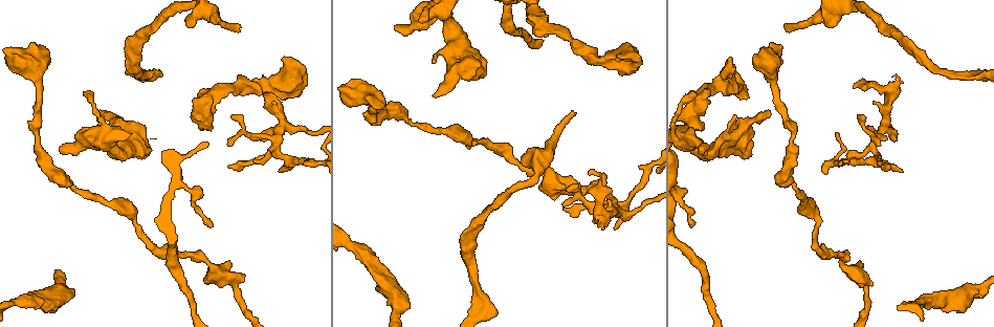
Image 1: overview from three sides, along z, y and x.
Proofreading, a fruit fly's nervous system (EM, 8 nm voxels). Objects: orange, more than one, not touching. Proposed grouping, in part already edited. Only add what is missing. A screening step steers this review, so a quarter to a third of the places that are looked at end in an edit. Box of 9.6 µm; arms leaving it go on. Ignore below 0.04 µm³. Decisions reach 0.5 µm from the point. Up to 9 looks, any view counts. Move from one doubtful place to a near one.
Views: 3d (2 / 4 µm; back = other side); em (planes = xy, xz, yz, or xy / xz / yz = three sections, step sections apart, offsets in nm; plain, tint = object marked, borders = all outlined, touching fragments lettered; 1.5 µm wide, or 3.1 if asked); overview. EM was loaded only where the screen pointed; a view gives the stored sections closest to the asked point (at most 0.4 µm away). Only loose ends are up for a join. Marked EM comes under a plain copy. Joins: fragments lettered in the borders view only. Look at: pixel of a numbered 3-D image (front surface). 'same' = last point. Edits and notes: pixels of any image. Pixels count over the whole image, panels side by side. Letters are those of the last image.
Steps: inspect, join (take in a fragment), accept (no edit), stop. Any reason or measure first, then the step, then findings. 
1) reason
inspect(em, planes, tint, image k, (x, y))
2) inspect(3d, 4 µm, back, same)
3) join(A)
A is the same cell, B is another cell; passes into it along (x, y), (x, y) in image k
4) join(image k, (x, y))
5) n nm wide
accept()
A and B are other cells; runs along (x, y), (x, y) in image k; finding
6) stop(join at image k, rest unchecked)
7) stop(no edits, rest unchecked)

free end
inspect(em, xy, step 4, tint, image 1, (209, 226))

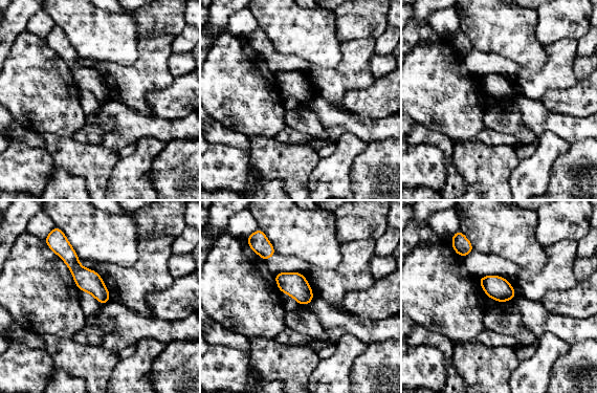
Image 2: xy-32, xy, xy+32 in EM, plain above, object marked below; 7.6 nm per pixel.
another direction
inspect(em, planes, borders, same)

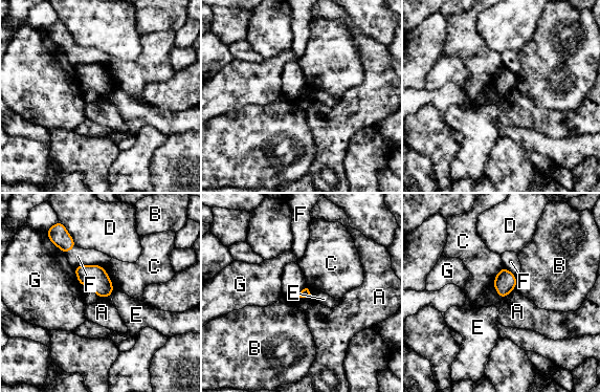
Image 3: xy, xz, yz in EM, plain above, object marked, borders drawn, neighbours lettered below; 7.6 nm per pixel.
accept()
A, B, C, D, E, F and G are other cells; border along (310, 296), (298, 298) in image 3; none of them fits

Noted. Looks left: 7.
branch stops here
inspect(3d, 4 µm, image 1, (436, 62))

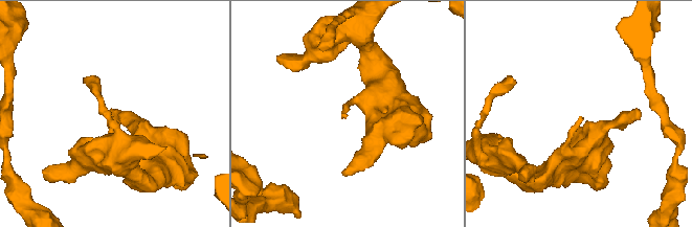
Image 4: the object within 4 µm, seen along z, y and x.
now the EM
inspect(em, planes, borders, image 4, (345, 118))

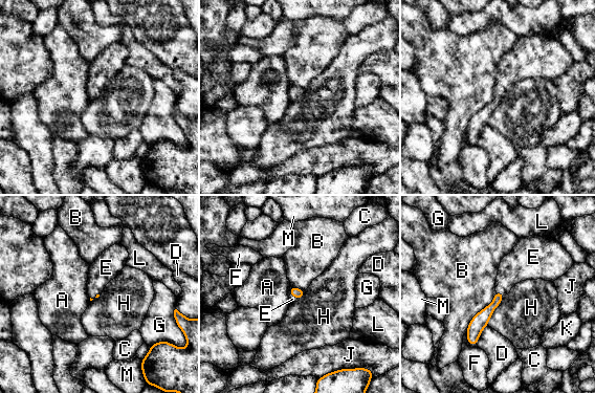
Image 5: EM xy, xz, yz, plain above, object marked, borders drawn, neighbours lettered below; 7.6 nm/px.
join(E)
E is the same cell, A, B, C, D, F, G, H, J, K, L and M are other cells; it goes on there

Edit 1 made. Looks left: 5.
thick end
inspect(em, planes, tint, image 1, (382, 109))

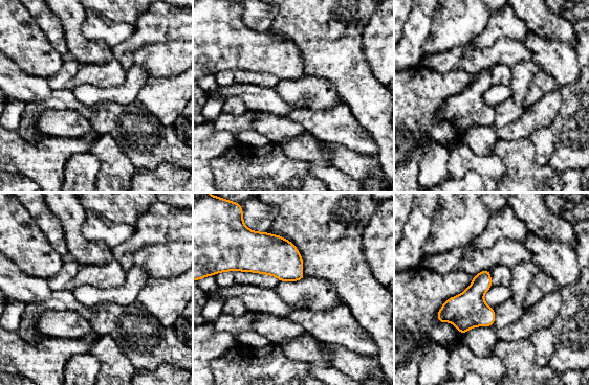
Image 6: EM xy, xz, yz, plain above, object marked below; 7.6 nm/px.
inspect(em, planes, borders, same)

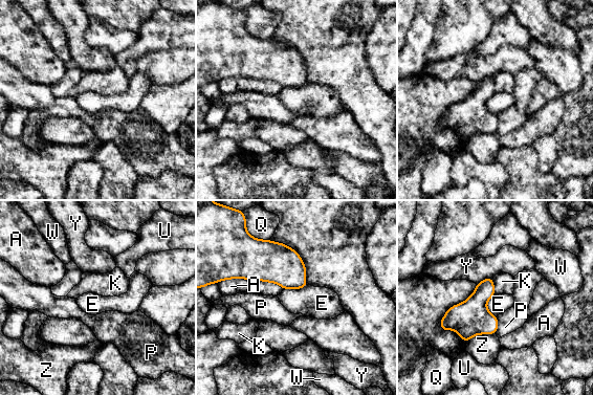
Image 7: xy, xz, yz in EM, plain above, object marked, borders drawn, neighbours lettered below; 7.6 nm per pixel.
accept()
A, E, K, P, Q, U, W, Y and Z are other cells; border along (497, 316), (497, 331), (495, 333) in image 7; no lettered fragment goes on from it

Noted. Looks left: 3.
free end
inspect(em, yz, step 4, borders, image 1, (844, 161))

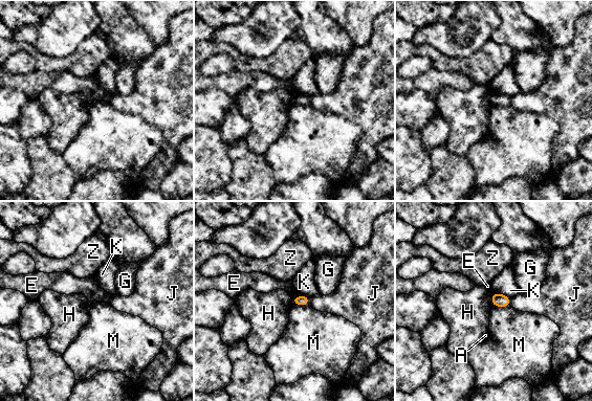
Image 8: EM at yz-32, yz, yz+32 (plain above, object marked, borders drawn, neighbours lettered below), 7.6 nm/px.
80 nm wide
accept()
A, E, G, H, J, K, M and Z are other cells; border along (492, 305), (509, 306) in image 8; no lettered fragment goes on from it

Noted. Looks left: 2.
stop(join at image 5, rest unchecked)

